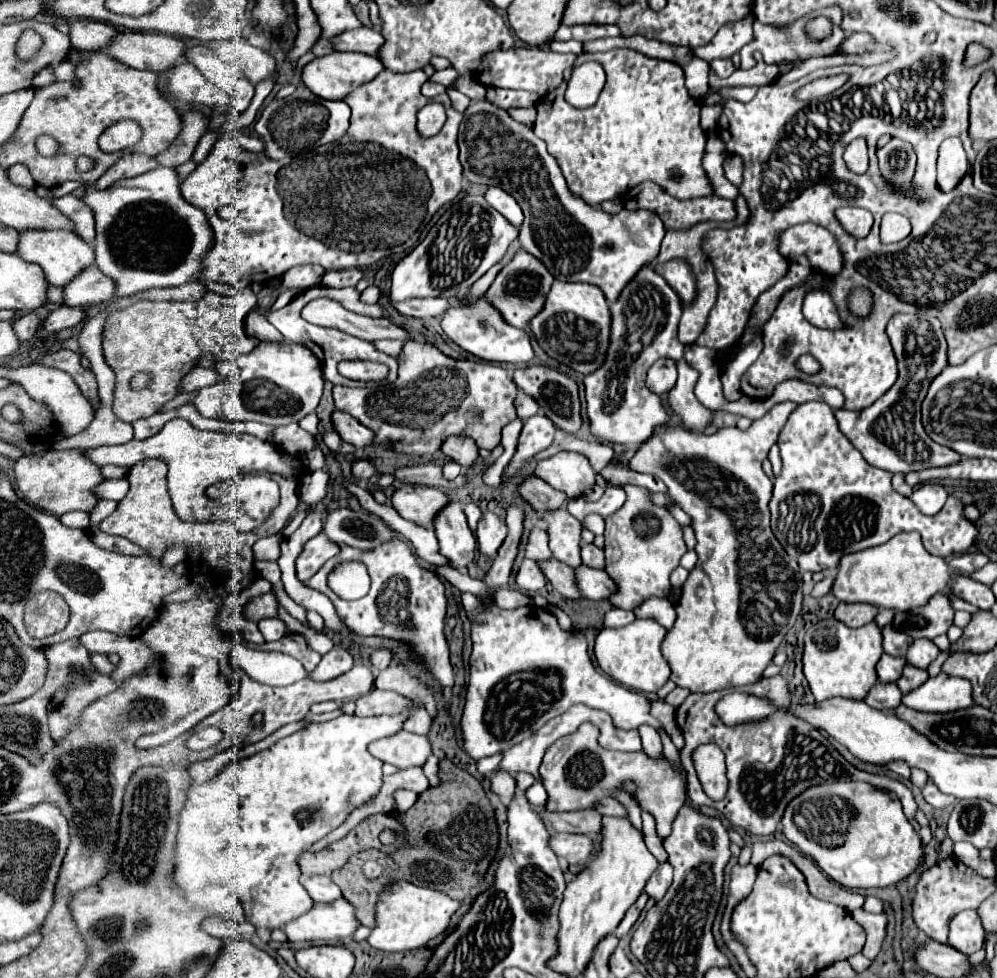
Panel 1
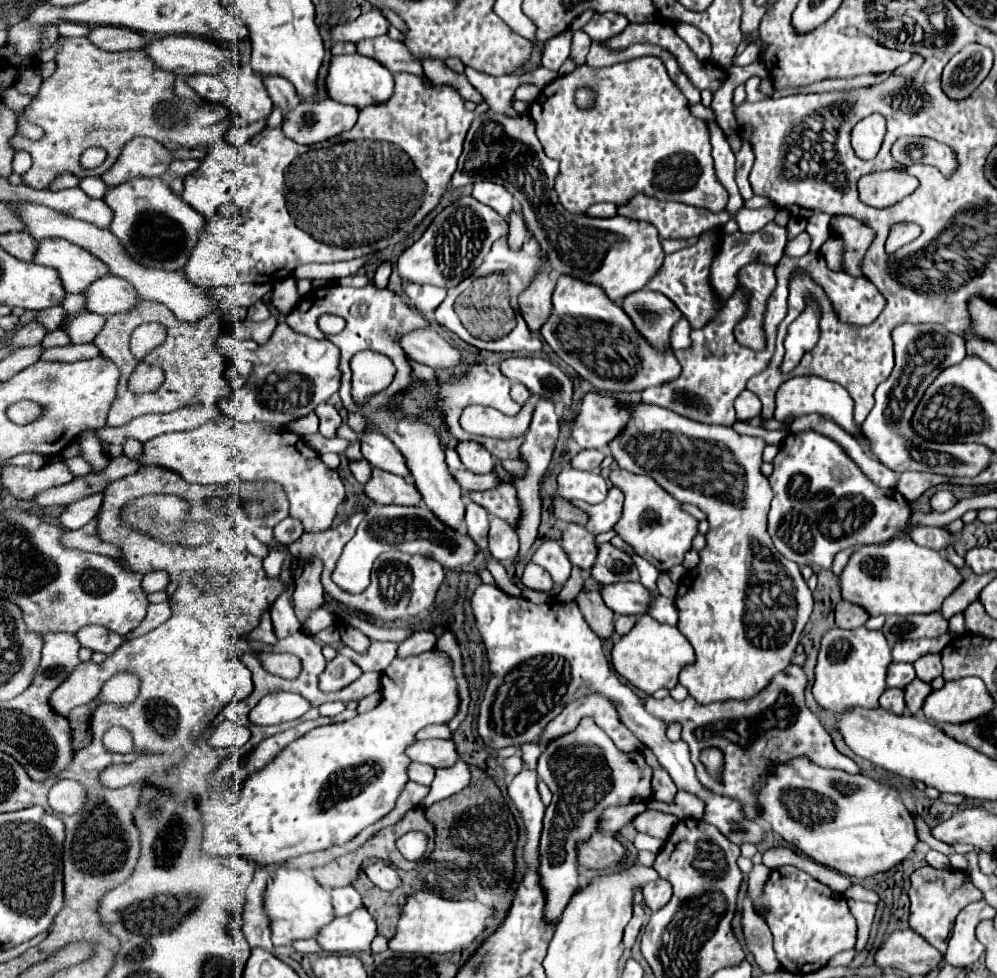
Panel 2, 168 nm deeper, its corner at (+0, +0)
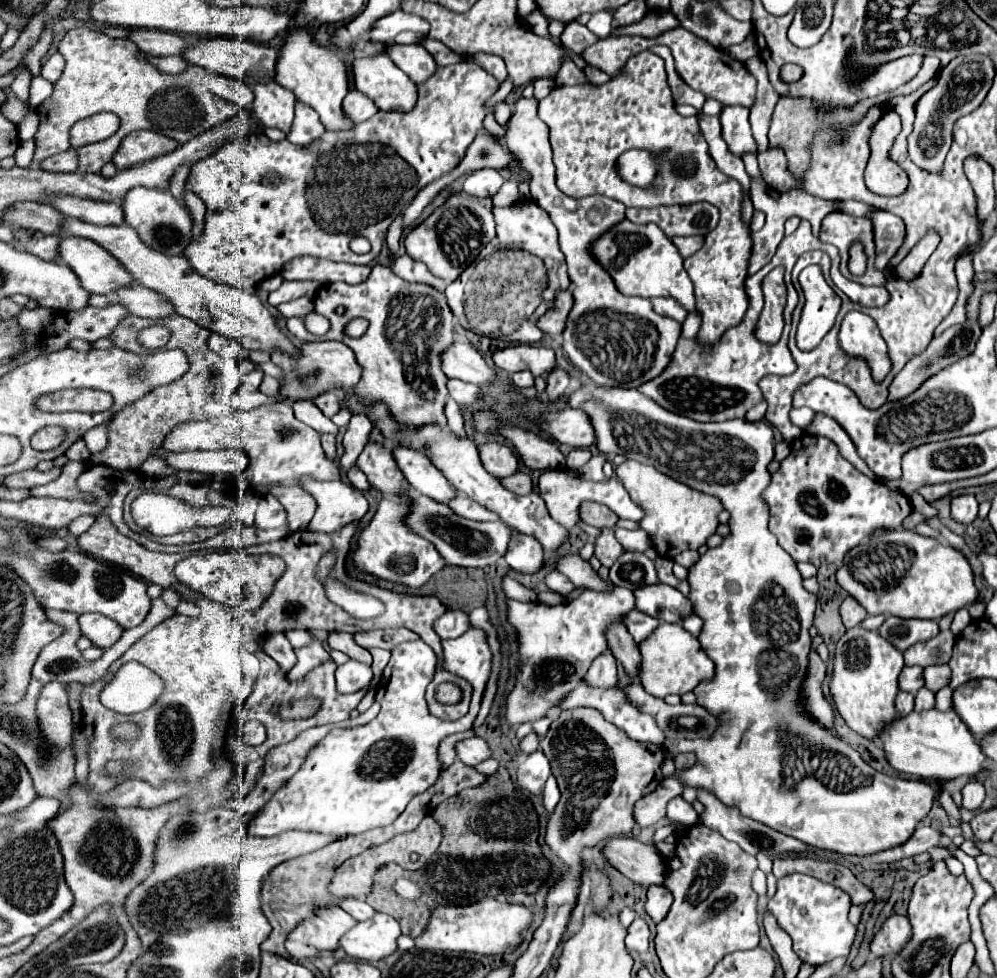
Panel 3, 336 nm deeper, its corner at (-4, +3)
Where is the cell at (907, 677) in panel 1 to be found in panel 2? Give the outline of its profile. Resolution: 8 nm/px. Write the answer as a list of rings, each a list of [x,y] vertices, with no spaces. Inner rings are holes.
[[[914,678],[914,682],[910,682],[904,688],[904,692],[906,692],[906,708],[910,710],[910,714],[918,714],[924,698],[932,692],[932,686],[928,682],[922,682],[920,678]]]

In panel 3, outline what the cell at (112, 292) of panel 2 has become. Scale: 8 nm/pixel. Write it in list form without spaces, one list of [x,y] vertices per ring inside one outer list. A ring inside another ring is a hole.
[[[132,285],[116,291],[112,295],[112,301],[122,303],[126,309],[130,309],[132,315],[146,317],[146,319],[164,319],[176,313],[164,295],[146,289],[142,285]]]

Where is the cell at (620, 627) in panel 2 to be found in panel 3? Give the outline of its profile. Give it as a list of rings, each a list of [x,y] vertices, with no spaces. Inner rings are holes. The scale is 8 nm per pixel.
[[[634,609],[630,613],[630,619],[626,619],[626,629],[634,637],[636,643],[642,643],[644,639],[648,639],[658,625],[660,625],[658,619],[650,617],[650,615],[646,615],[646,613],[638,611],[638,609]]]

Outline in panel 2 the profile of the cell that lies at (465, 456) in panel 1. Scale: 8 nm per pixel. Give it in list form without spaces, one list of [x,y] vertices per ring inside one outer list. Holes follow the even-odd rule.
[[[474,440],[458,442],[456,452],[458,452],[462,464],[466,466],[466,470],[470,470],[474,474],[488,474],[494,470],[496,460],[490,456],[490,452],[486,452],[486,448],[480,442],[474,442]]]

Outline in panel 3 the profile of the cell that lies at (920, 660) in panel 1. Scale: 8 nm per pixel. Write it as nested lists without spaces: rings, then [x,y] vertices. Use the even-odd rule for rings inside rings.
[[[948,665],[926,667],[924,679],[926,679],[926,687],[928,687],[932,693],[938,693],[942,687],[946,687],[946,685],[950,683],[950,667],[948,667]]]

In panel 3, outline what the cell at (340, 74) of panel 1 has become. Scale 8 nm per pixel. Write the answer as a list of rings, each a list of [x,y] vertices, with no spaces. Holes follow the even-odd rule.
[[[388,55],[354,61],[356,89],[364,91],[382,111],[412,111],[418,87]]]

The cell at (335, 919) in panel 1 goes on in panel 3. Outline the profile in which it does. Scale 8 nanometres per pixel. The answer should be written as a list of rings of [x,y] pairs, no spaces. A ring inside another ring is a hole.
[[[376,913],[374,919],[358,923],[342,937],[342,949],[360,961],[380,961],[398,949],[400,925],[386,913]]]

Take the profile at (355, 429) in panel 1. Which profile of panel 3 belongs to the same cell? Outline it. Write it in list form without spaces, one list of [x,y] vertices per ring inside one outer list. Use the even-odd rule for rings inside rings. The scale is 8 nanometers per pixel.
[[[402,447],[394,449],[394,459],[416,493],[440,503],[448,503],[458,495],[452,483],[430,463],[430,459],[426,459],[426,455],[420,455],[418,451],[406,451]]]

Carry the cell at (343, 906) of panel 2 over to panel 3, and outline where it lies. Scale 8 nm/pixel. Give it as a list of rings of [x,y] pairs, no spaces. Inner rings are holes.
[[[342,899],[342,901],[338,901],[338,905],[346,911],[346,913],[350,913],[356,921],[368,921],[368,919],[372,919],[374,917],[374,909],[366,903],[366,899]]]

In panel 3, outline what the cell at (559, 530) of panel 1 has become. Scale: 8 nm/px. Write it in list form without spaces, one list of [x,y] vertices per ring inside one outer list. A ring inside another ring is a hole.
[[[602,529],[602,535],[596,539],[596,551],[594,555],[600,559],[604,567],[610,567],[620,555],[624,555],[624,547],[616,541],[612,529]]]

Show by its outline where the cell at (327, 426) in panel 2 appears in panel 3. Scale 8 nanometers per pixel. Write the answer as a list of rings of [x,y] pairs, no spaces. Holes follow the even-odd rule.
[[[326,391],[326,393],[318,395],[314,399],[314,403],[326,417],[332,417],[342,409],[342,407],[338,407],[338,395],[334,395],[334,391]]]

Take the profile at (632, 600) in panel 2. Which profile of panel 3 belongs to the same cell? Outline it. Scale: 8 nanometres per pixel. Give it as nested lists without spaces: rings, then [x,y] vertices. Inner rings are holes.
[[[666,583],[640,587],[634,595],[636,609],[646,611],[648,615],[654,615],[656,619],[662,619],[666,623],[682,623],[694,613],[692,601]]]

